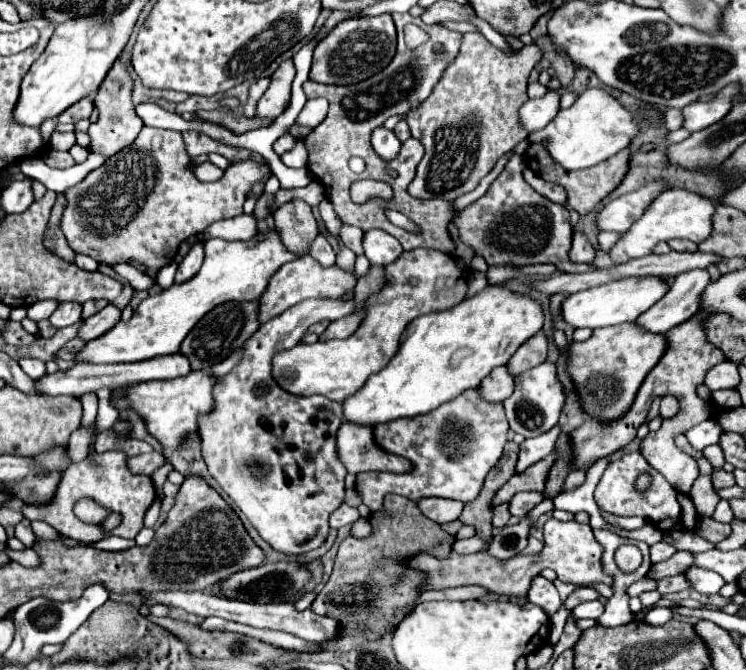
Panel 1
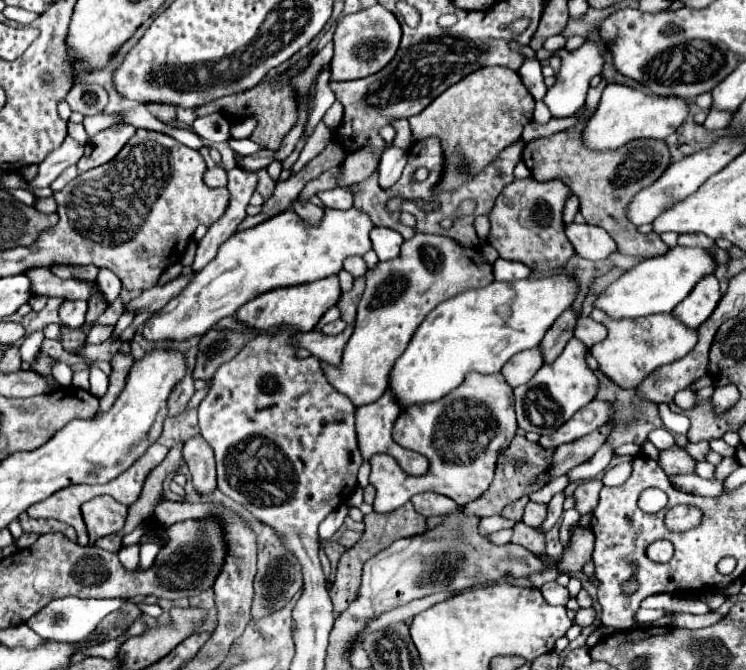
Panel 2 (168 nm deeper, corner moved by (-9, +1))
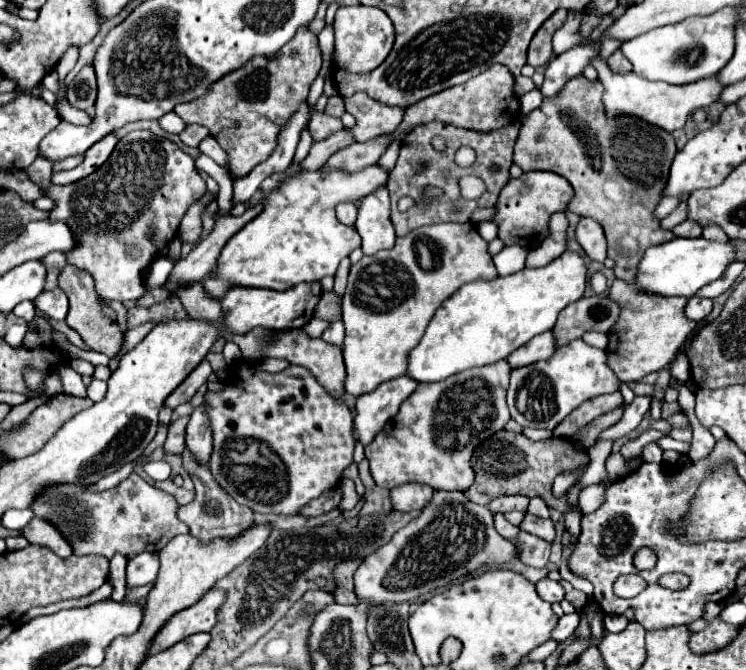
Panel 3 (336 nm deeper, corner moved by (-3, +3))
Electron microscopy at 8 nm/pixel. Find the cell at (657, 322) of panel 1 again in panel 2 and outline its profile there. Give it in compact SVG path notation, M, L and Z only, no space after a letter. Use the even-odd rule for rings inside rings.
M706 277L706 281L702 281L702 285L698 285L698 289L694 289L694 293L690 293L690 297L686 297L686 301L682 301L682 305L678 305L678 309L674 309L672 313L682 323L696 329L712 315L718 301L720 301L718 279Z

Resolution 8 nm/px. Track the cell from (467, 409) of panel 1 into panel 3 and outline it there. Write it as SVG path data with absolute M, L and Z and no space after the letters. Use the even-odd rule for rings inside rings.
M502 359L500 363L460 371L440 383L420 383L416 391L400 405L398 415L386 423L370 445L366 445L366 459L370 461L370 473L376 485L392 489L404 483L424 483L436 491L466 491L474 483L470 459L476 447L480 447L480 443L496 431L502 431L510 421L506 407L508 379L510 365Z

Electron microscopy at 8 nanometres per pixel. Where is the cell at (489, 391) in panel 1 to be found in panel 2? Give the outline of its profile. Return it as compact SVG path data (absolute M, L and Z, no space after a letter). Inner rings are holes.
M540 347L526 349L522 353L516 353L502 367L502 375L506 377L510 387L518 387L518 385L524 385L526 381L530 381L530 377L542 367L542 363L544 363L544 357L542 357Z

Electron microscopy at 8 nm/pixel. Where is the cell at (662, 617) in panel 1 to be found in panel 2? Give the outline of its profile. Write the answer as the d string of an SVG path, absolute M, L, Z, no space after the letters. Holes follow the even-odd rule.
M684 613L678 617L678 627L686 627L686 629L700 629L700 627L710 627L718 621L722 621L724 615L720 613L706 613L706 615L690 615L690 613Z

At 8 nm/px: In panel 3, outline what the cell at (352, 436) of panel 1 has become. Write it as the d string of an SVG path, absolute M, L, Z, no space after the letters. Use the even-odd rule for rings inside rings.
M406 375L386 381L376 391L360 395L356 401L356 417L354 427L358 433L358 441L362 445L372 443L378 431L398 413L400 403L410 397L410 393L418 387L418 383Z

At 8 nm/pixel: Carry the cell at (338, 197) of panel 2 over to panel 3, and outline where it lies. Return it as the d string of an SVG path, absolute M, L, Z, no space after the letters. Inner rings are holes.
M340 203L340 207L336 207L336 215L342 223L346 225L354 225L356 221L356 215L358 215L358 209L352 205L352 203Z

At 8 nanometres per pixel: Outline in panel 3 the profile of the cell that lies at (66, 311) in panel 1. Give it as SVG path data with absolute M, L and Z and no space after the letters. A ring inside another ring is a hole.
M62 289L44 291L40 297L36 297L34 303L50 319L66 319L68 315L68 297L64 295Z

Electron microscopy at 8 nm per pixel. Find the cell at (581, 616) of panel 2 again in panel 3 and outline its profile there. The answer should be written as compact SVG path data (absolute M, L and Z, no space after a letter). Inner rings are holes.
M576 611L570 613L570 615L562 615L556 629L552 631L552 637L558 639L558 641L566 641L570 635L574 635L578 625L580 625L580 615Z

